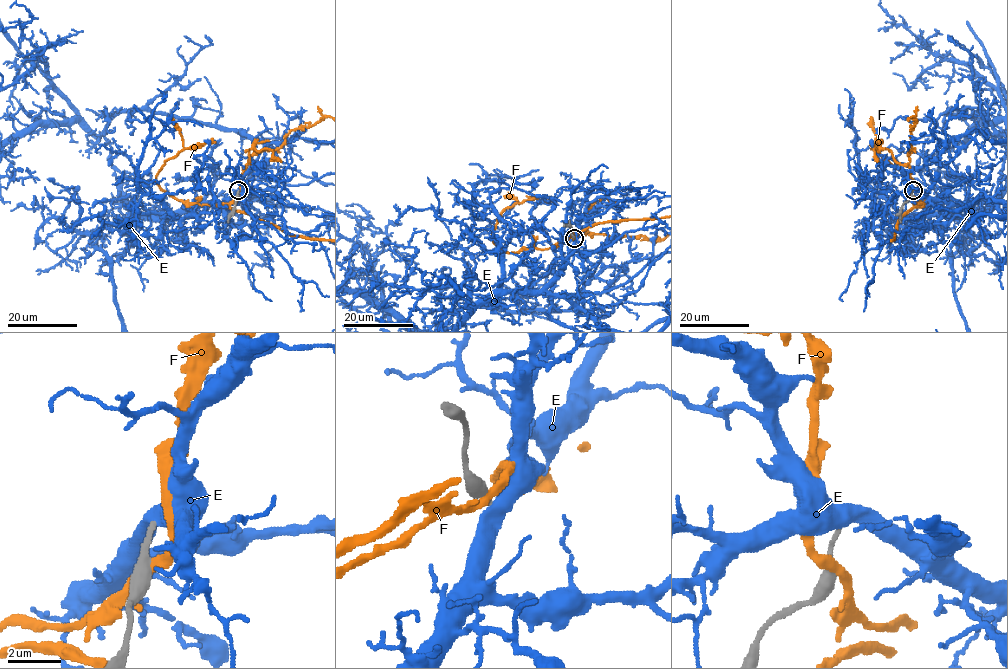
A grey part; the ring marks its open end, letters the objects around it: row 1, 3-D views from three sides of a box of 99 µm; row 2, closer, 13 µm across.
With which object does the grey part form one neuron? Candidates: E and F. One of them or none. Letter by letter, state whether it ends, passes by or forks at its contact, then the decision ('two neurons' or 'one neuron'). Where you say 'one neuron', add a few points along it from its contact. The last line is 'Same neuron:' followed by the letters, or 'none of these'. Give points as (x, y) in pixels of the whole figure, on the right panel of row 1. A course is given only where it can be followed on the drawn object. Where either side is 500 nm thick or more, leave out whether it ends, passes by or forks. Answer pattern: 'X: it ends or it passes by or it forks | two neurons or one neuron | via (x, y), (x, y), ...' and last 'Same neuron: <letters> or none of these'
E: two neurons
F: it passes by | two neurons
Same neuron: none of these

